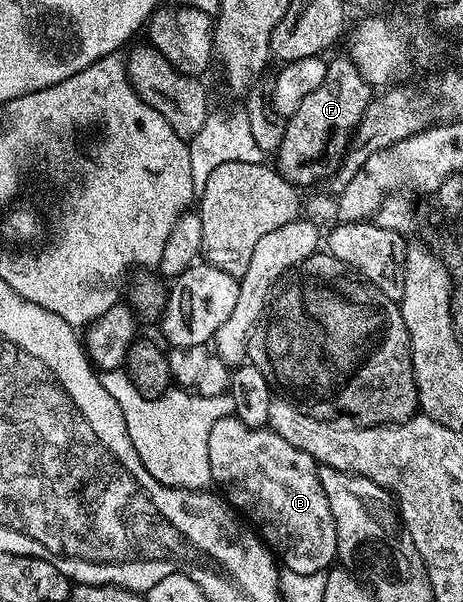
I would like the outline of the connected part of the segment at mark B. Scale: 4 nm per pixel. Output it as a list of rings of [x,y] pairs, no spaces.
[[[233,415],[218,419],[218,423],[210,427],[210,471],[213,482],[221,485],[219,488],[228,504],[253,521],[249,522],[258,530],[264,544],[272,550],[283,568],[298,571],[300,575],[312,575],[327,570],[337,560],[334,515],[330,515],[330,503],[326,499],[326,491],[322,491],[317,463],[306,455],[306,451],[290,447],[290,443],[286,443],[286,439],[273,429],[251,429],[241,425]]]

